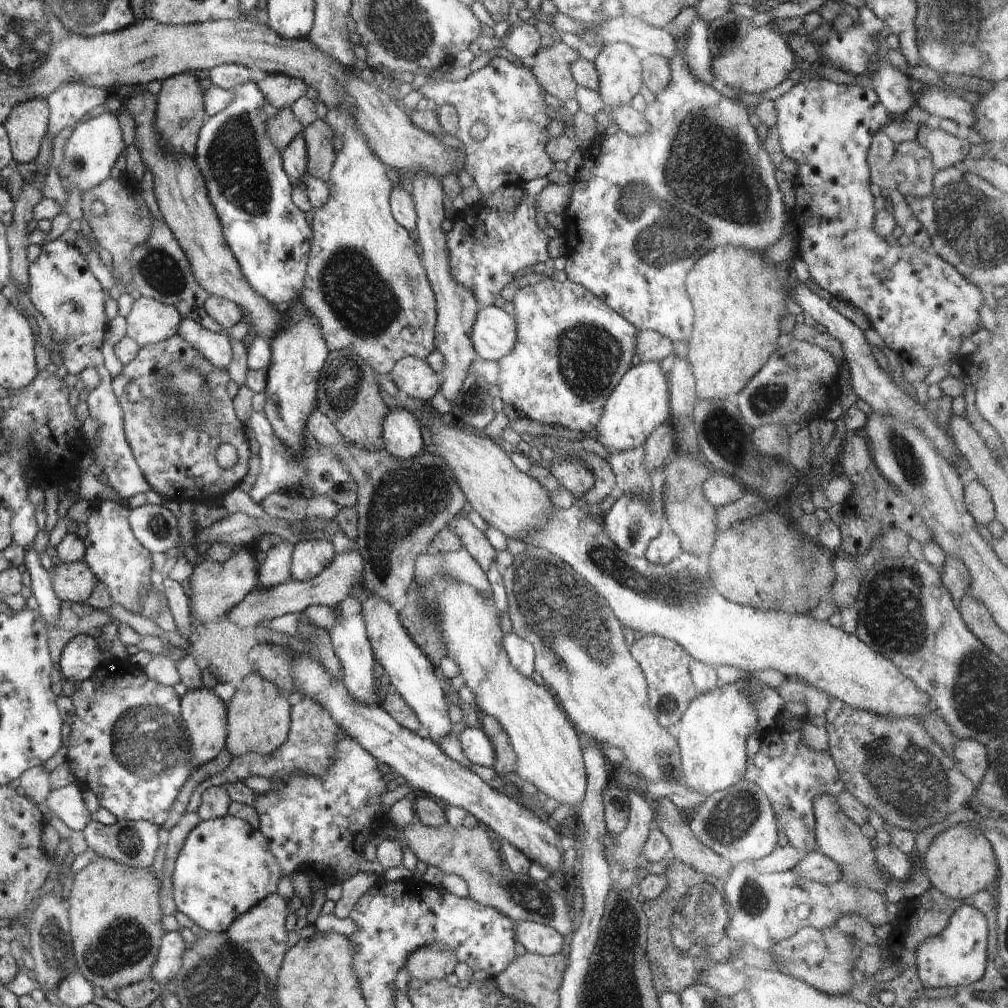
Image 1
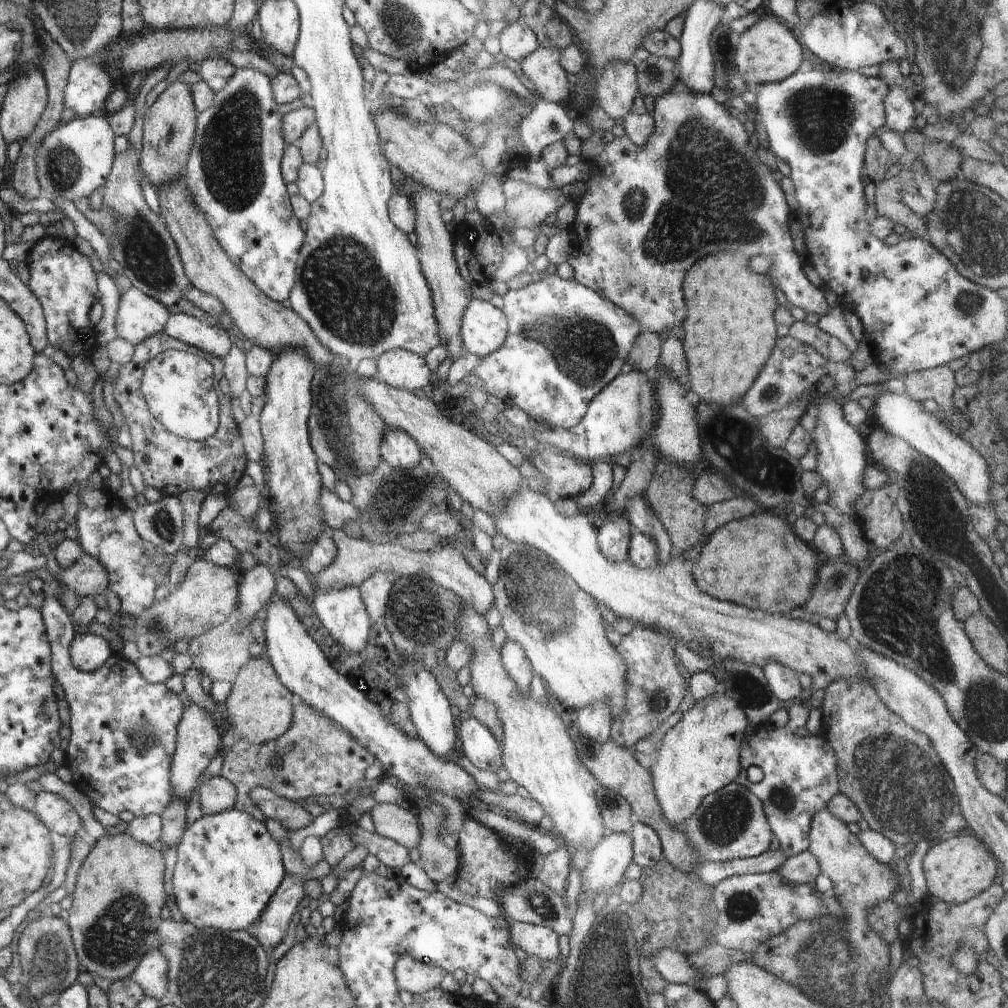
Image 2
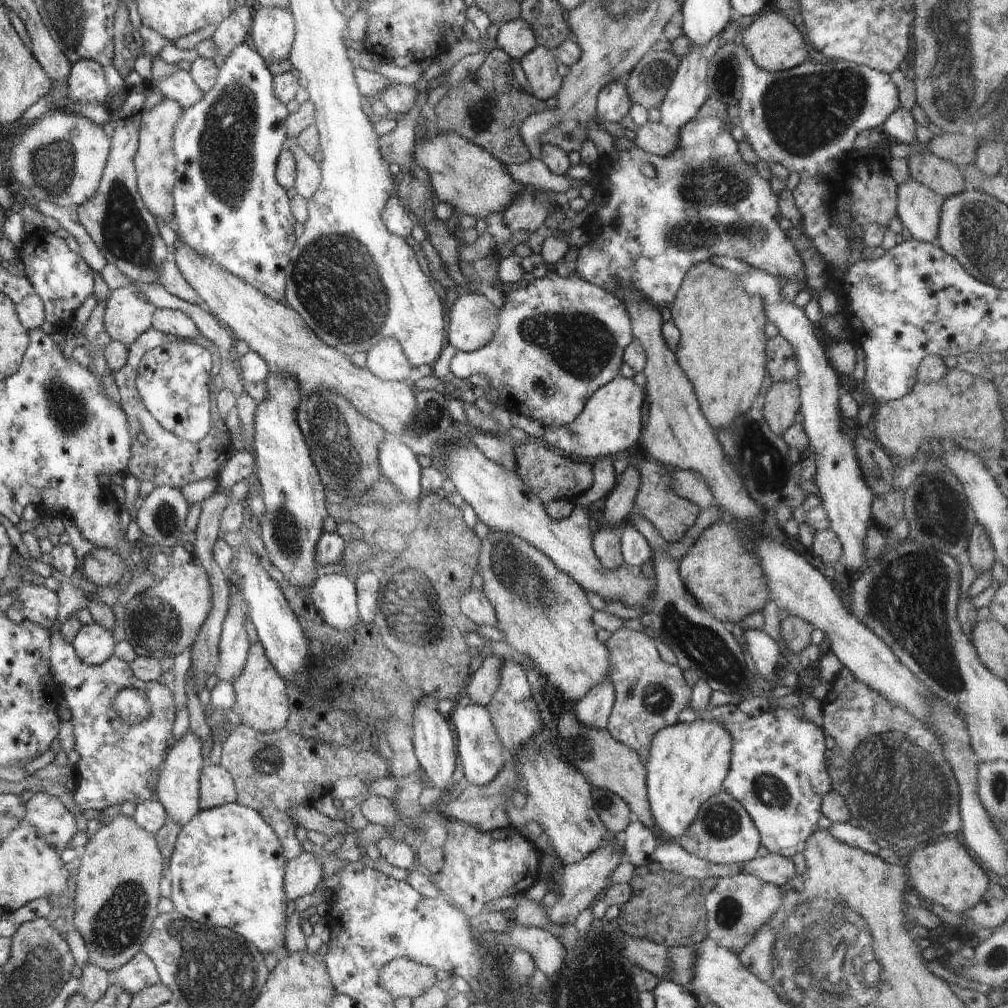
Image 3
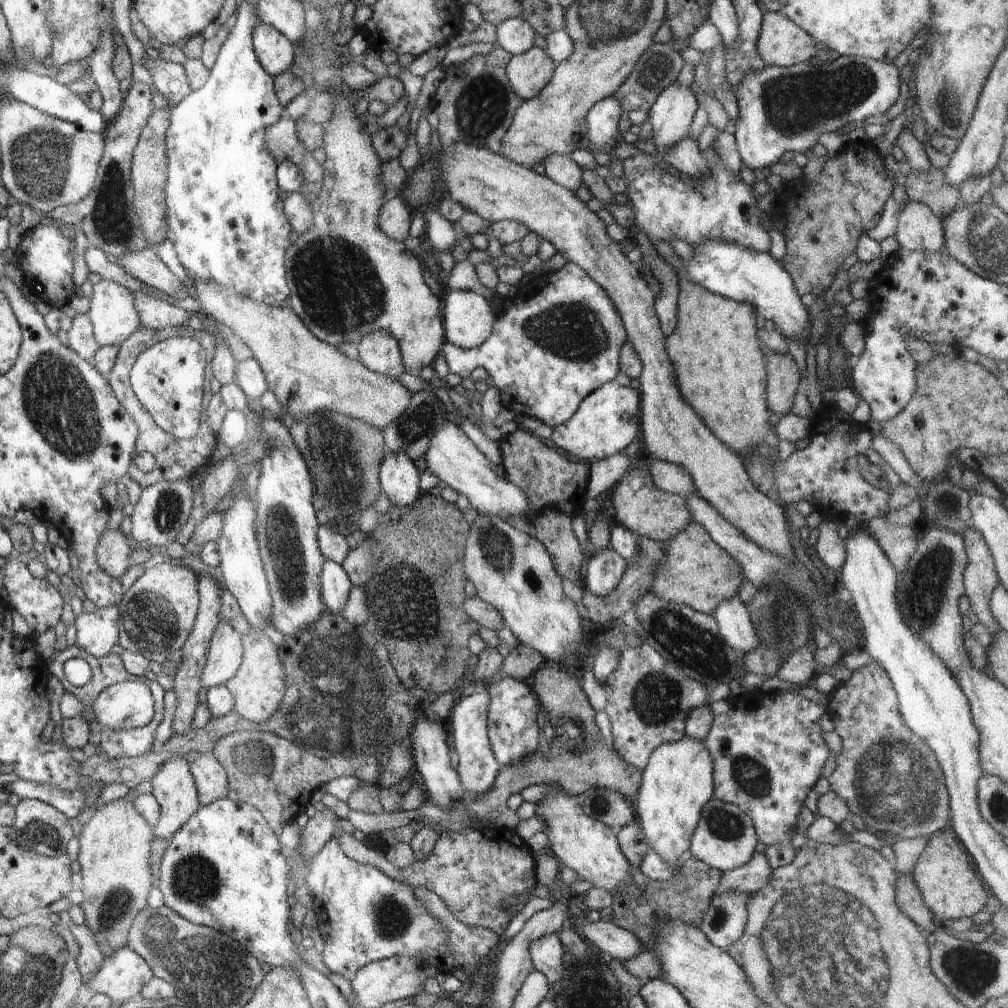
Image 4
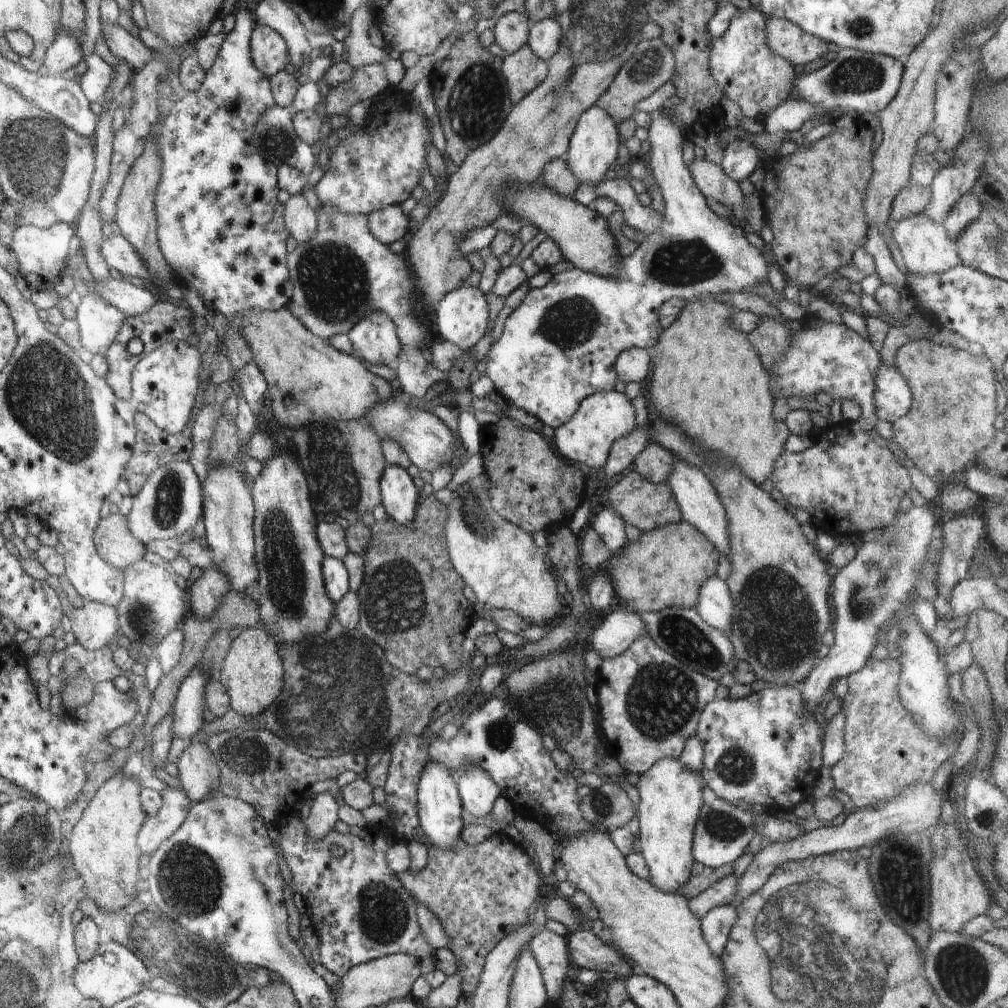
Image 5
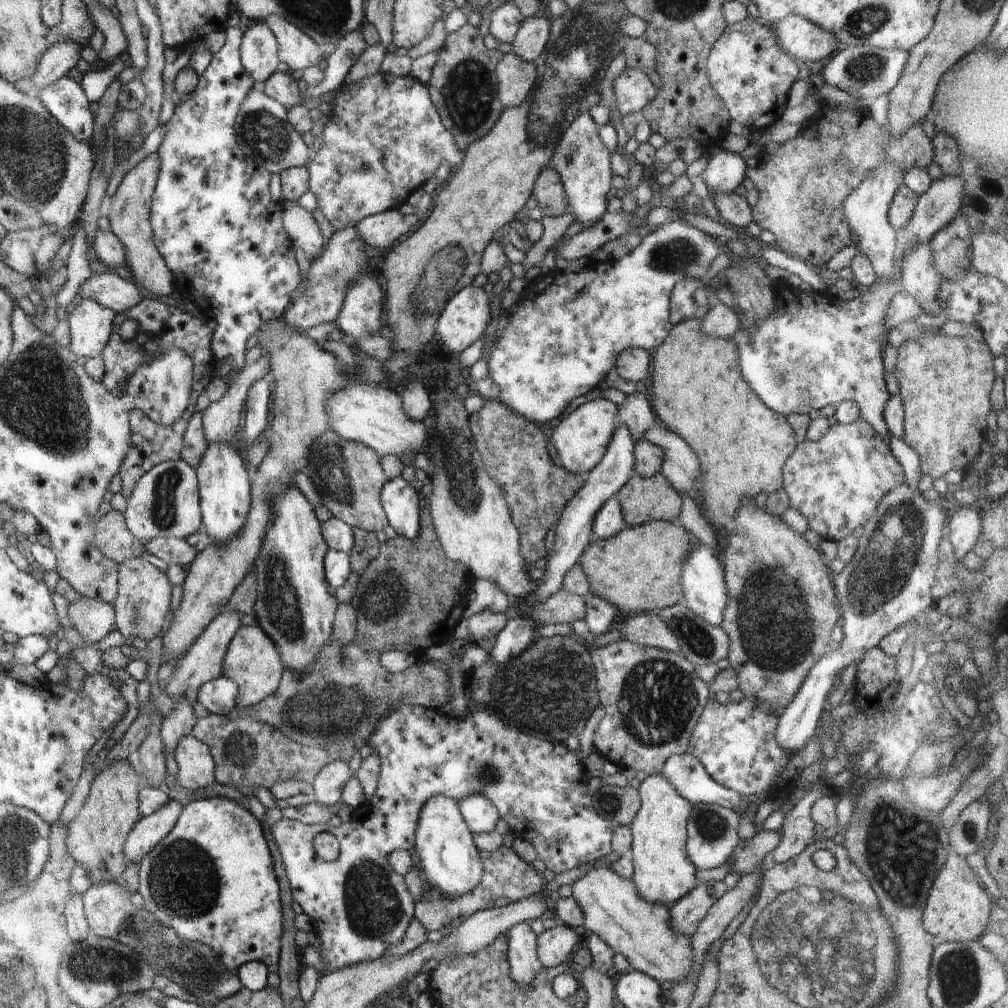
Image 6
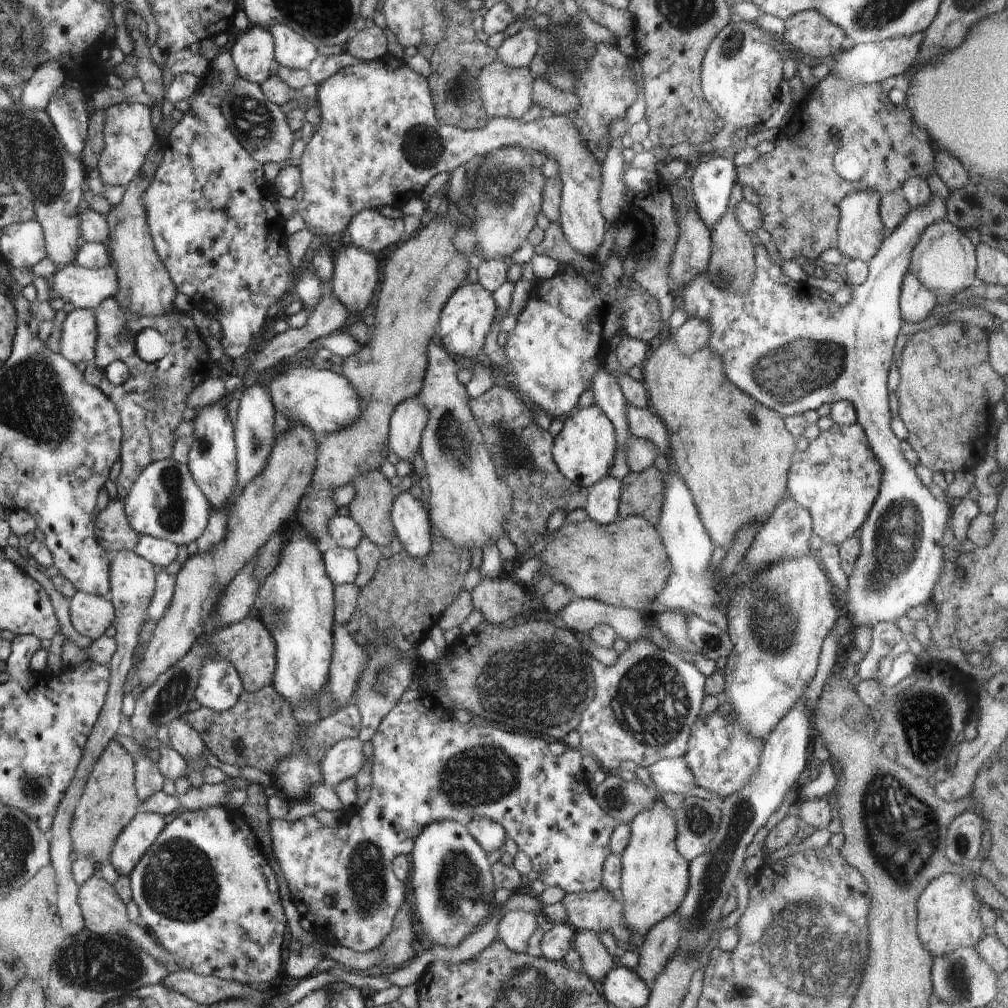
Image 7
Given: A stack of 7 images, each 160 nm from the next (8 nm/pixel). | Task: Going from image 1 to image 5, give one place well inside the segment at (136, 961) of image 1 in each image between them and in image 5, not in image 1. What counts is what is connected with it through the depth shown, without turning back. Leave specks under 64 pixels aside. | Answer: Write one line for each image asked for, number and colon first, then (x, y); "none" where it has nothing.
2: (115, 914)
3: (117, 893)
4: (114, 846)
5: (103, 844)

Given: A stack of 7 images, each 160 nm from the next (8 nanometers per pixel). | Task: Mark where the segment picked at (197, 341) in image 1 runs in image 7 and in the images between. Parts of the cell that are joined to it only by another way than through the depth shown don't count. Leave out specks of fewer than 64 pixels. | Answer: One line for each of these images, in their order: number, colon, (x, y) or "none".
2: (214, 340)
3: (171, 322)
4: (154, 313)
5: (131, 300)
6: (109, 290)
7: (85, 288)

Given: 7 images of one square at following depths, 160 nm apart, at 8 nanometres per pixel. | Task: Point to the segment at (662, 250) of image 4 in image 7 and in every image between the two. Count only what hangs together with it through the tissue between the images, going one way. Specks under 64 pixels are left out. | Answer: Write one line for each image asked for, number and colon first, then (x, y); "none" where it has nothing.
5: (700, 361)
6: (742, 445)
7: (734, 454)

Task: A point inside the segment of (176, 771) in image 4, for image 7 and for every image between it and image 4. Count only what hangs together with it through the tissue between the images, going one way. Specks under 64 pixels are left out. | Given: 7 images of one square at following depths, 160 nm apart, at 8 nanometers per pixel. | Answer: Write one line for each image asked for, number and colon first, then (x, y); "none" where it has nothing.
5: (158, 829)
6: (147, 833)
7: (137, 837)

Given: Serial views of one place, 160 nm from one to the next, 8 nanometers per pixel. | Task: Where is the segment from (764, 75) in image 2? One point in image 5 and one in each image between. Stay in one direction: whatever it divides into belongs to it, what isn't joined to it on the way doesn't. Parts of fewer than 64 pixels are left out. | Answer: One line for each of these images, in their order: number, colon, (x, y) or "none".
3: (775, 43)
4: (781, 42)
5: (786, 39)

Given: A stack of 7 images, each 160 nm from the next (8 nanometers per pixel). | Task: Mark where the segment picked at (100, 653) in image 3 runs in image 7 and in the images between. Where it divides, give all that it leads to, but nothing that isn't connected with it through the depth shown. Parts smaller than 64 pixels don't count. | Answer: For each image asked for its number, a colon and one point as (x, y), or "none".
4: (96, 633)
5: (93, 624)
6: (93, 619)
7: (91, 614)

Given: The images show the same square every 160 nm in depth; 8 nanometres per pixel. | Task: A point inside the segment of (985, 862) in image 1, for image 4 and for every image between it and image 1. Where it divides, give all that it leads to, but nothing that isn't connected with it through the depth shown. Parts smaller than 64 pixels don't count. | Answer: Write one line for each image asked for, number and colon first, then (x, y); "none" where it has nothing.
2: (957, 868)
3: (943, 871)
4: (950, 888)

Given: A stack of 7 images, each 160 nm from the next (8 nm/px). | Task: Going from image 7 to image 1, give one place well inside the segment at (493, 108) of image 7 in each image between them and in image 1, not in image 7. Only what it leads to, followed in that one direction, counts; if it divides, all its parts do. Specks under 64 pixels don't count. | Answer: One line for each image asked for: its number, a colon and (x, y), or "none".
1: (551, 69)
2: (543, 69)
3: (539, 65)
4: (529, 72)
5: (523, 71)
6: (516, 77)

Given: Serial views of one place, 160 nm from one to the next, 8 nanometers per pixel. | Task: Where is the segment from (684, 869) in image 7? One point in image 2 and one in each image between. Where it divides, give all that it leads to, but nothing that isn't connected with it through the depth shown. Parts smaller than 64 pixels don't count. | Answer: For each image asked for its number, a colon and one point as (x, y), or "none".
2: (699, 756)
3: (687, 763)
4: (677, 781)
5: (671, 796)
6: (663, 873)

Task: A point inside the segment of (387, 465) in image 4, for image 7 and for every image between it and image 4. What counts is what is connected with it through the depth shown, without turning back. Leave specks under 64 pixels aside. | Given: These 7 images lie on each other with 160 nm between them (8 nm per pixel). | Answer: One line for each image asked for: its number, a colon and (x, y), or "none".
5: (399, 495)
6: (401, 502)
7: (413, 528)

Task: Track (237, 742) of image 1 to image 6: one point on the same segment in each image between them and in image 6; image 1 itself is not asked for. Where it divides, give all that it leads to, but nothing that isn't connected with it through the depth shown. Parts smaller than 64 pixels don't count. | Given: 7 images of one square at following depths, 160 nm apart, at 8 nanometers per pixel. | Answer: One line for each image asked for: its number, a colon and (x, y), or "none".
2: (259, 708)
3: (261, 702)
4: (258, 687)
5: (252, 672)
6: (252, 660)

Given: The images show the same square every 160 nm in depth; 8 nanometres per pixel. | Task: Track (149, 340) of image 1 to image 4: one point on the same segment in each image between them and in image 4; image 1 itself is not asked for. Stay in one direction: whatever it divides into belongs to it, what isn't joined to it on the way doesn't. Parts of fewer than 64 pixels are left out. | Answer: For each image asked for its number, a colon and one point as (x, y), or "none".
2: (139, 316)
3: (128, 315)
4: (114, 319)

